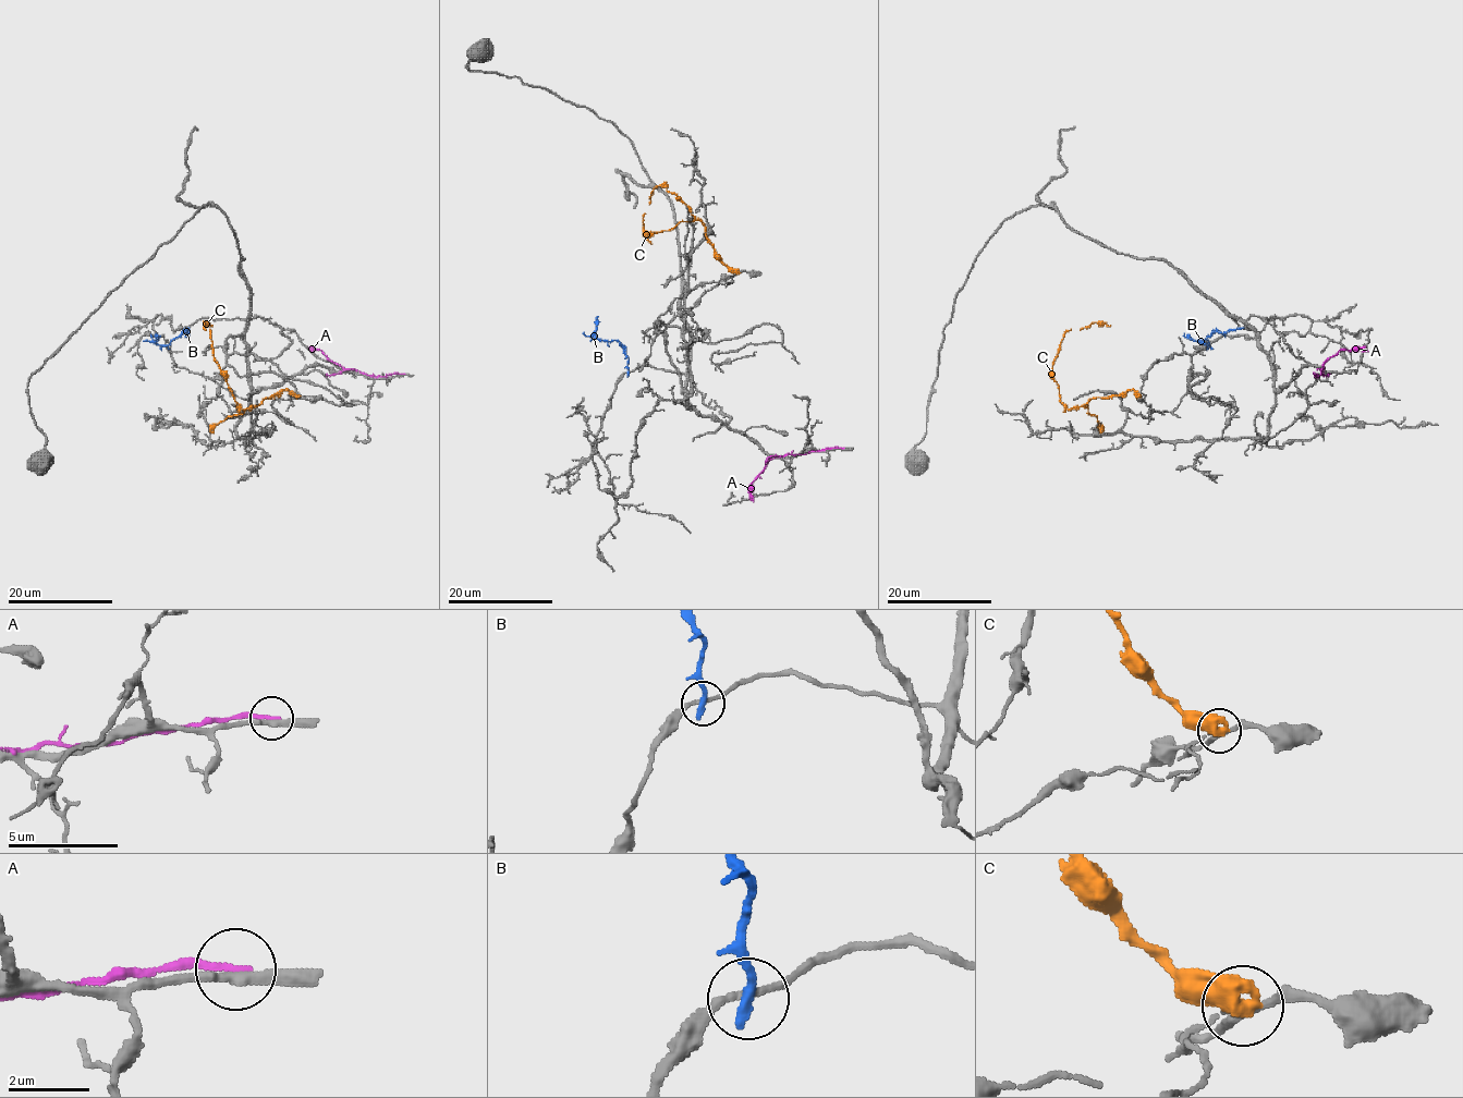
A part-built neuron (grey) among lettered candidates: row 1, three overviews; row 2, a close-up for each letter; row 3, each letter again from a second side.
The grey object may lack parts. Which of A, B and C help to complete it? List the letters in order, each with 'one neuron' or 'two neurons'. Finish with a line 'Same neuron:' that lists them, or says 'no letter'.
A: two neurons
B: two neurons
C: two neurons
Same neuron: no letter

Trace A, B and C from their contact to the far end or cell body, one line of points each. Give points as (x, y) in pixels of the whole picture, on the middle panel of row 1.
A: (841, 448), (784, 454), (770, 460), (752, 483), (753, 501)
B: (629, 373), (629, 356), (623, 346), (616, 340), (595, 336), (595, 317)
C: (738, 272), (724, 264), (705, 226), (674, 194), (657, 186), (643, 226), (644, 235), (651, 244)

